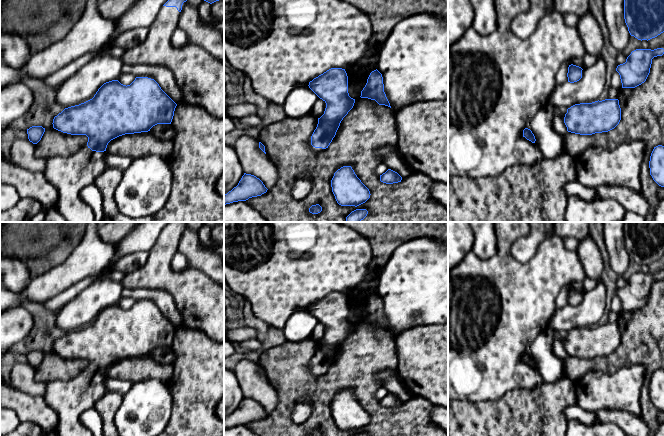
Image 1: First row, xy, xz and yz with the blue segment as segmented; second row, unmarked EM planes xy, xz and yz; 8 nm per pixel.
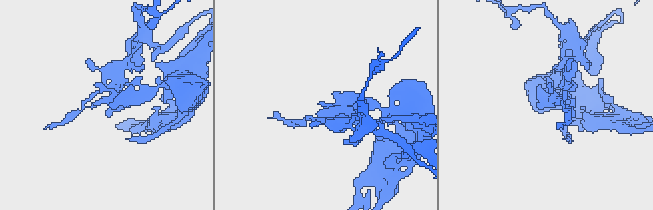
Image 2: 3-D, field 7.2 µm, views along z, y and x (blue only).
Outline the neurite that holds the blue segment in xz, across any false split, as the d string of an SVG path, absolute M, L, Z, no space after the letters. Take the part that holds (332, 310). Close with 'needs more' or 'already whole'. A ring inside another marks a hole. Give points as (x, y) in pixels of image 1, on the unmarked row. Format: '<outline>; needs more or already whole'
M331 292L309 306L309 312L326 327L324 338L310 361L312 374L328 372L343 342L353 332L355 323L348 317L348 300L345 293Z; needs more

